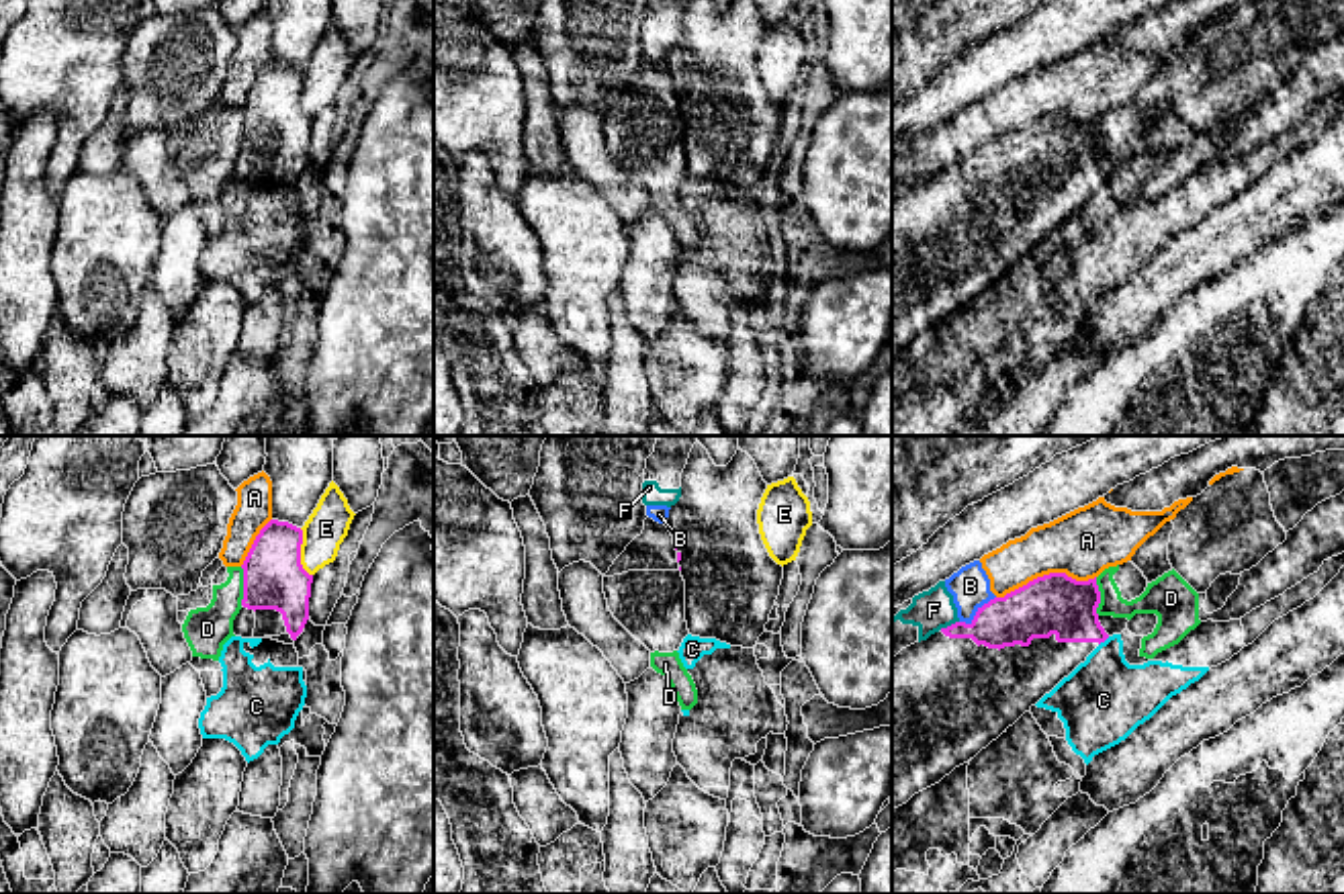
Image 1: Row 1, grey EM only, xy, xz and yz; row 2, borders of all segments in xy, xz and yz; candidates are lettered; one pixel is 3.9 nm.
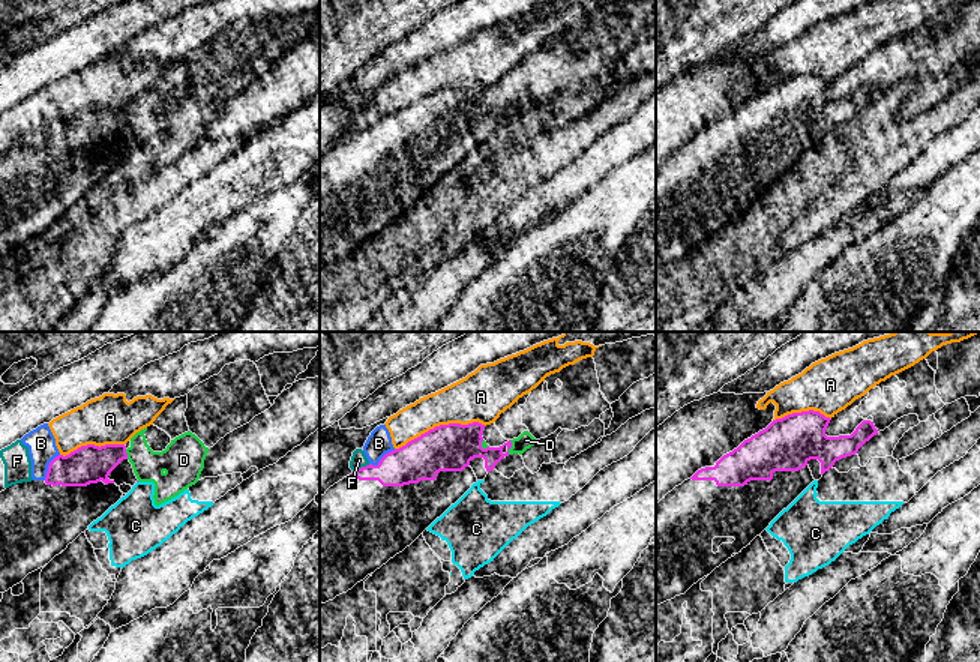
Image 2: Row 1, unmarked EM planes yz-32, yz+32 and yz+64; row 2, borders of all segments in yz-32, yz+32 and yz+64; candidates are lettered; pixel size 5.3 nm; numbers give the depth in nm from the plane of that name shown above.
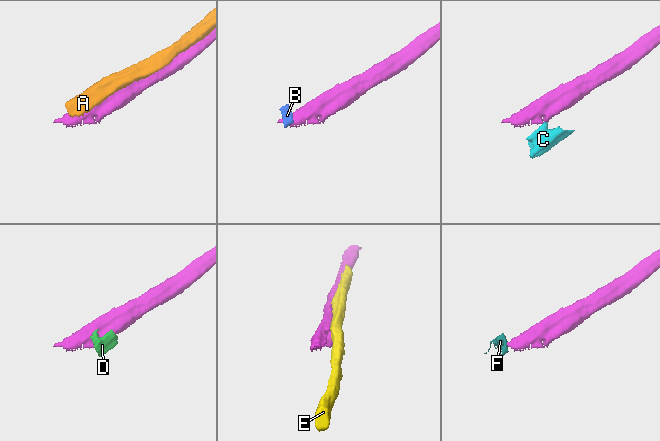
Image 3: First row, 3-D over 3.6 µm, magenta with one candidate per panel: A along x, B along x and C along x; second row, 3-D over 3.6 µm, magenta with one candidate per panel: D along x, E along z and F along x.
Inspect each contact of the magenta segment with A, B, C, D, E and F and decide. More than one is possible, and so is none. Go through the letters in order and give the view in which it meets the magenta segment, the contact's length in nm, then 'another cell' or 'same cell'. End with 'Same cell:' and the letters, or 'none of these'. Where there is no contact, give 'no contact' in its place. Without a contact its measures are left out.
A: meets magenta in yz; contact 400 nm long; another cell
B: meets magenta in yz; contact 180 nm long; another cell
C: meets magenta in yz; contact 60 nm long; another cell
D: meets magenta in xy; contact 150 nm long; another cell
E: meets magenta in xy; contact 200 nm long; another cell
F: meets magenta in yz; contact 90 nm long; another cell
Same cell: none of these

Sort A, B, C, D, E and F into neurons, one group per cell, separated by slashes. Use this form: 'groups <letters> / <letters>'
groups A / B F / C / D / E

